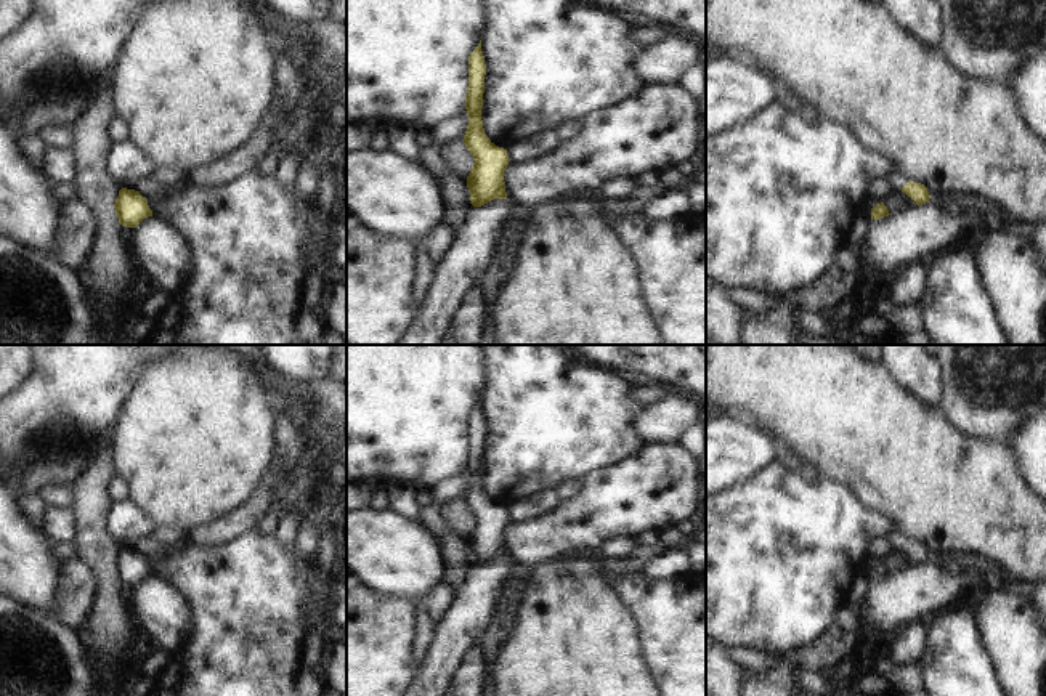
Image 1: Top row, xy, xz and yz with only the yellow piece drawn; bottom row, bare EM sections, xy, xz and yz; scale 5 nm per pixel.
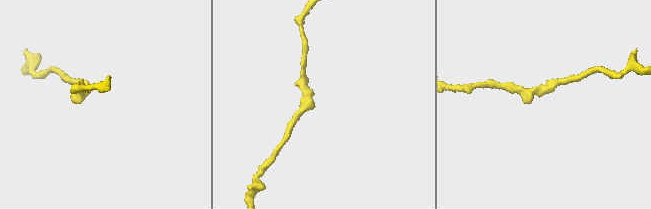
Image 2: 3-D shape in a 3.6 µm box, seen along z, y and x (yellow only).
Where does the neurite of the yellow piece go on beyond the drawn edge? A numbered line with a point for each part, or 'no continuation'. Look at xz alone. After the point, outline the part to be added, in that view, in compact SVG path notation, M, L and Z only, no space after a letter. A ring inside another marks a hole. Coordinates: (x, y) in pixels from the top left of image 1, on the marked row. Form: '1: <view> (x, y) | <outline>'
no continuation

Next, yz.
1: yz (895, 178) | M900 172L889 173L886 180L890 184L892 191L902 191L903 184L908 183L908 180Z

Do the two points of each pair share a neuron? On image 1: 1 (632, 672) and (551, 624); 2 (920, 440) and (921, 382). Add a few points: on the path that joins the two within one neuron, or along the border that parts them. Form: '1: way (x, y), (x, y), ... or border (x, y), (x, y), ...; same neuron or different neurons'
1: way (612, 672), (599, 672), (571, 645); same neuron
2: border (892, 374), (905, 388), (924, 401), (939, 406); different neurons

